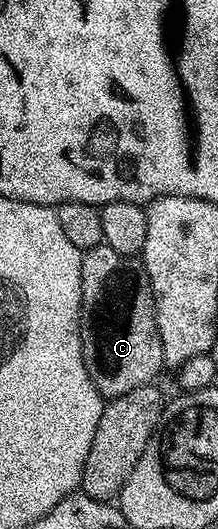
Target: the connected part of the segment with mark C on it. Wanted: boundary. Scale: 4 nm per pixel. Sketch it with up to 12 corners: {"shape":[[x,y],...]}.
{"shape":[[84,250],[79,335],[104,399],[164,369],[135,258]]}

